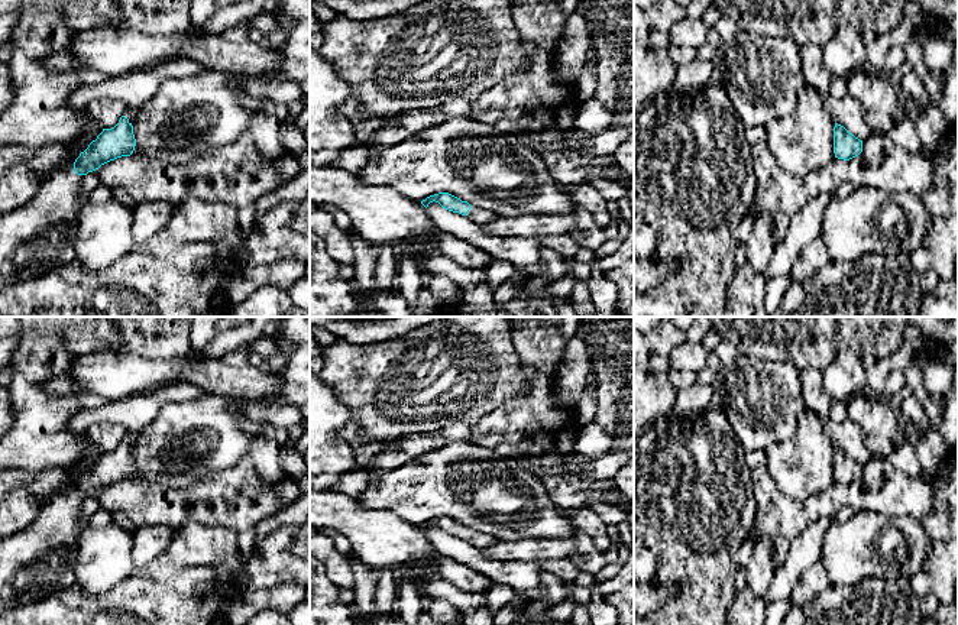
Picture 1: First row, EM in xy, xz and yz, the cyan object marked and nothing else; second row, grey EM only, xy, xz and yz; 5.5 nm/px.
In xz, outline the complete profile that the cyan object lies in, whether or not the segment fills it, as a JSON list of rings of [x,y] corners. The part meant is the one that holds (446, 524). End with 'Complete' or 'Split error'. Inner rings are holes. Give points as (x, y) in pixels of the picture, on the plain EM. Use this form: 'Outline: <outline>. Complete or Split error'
Outline: [[[438,516],[434,519],[427,521],[421,525],[421,528],[427,532],[430,527],[438,527],[443,532],[459,537],[466,540],[469,544],[475,545],[476,548],[482,550],[492,544],[496,538],[491,534],[476,531],[469,528],[467,525],[462,525],[460,522],[449,518],[449,516]]]. Split error

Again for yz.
Outline: [[[835,447],[834,477],[835,482],[849,485],[862,476],[862,464],[849,457],[844,450]]]. Complete

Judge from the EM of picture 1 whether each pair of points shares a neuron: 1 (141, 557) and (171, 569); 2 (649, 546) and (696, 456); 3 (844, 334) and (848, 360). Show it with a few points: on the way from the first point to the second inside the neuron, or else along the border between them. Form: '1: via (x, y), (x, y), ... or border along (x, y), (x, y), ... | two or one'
1: border along (172, 534), (171, 543), (158, 556), (135, 570) | two
2: border along (649, 514), (659, 534), (659, 563) | two
3: border along (861, 358), (850, 349), (841, 349), (821, 371) | two

